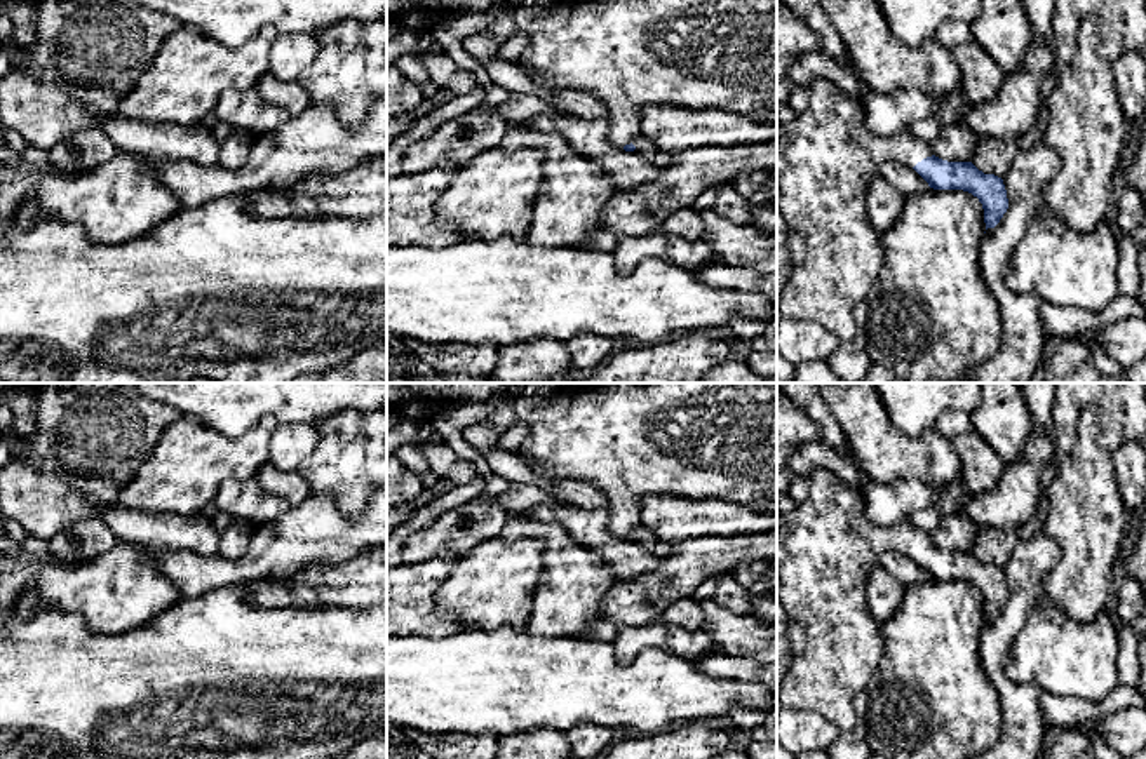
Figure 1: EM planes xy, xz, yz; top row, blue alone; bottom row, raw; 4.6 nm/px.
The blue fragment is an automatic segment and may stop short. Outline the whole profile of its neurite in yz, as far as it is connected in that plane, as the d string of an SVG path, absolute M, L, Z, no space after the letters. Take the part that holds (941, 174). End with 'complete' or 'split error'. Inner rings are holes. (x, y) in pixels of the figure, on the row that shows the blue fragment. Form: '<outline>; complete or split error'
M827 78L812 82L806 110L789 124L777 125L777 209L791 232L796 232L805 245L803 265L792 270L780 298L780 315L789 319L813 320L831 331L841 343L859 336L853 308L866 298L876 280L883 261L881 233L873 228L867 214L867 193L880 176L880 165L888 160L913 167L934 190L963 190L979 198L984 209L986 230L994 228L1008 209L1003 179L984 174L972 162L947 162L935 157L921 139L904 131L881 138L866 127L866 113L859 97L852 97Z; split error

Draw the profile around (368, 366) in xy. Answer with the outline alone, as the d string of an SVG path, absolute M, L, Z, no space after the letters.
M387 341L367 346L324 373L301 374L291 383L387 383Z

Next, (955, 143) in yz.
M961 120L942 125L930 143L930 150L947 162L972 162L975 151L974 132Z

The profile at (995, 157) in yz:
M982 139L975 143L972 164L984 174L994 174L1003 179L1017 153L1017 141Z

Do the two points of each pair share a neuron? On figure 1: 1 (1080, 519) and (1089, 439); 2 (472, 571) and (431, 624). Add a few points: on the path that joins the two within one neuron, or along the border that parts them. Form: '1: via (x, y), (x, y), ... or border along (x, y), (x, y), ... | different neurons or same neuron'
1: via (1085, 500), (1089, 458) | same neuron
2: border along (450, 573), (436, 592), (436, 608), (471, 627) | different neurons

